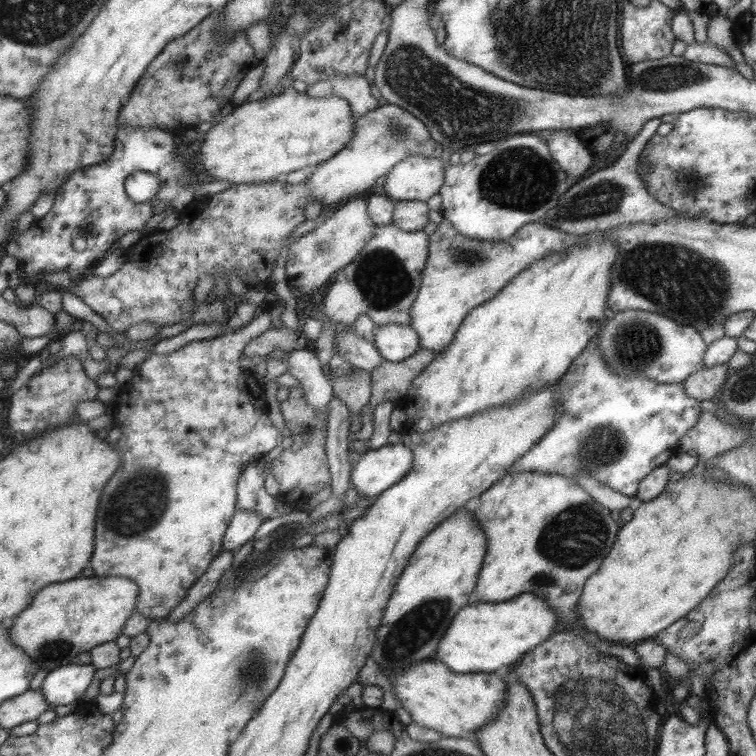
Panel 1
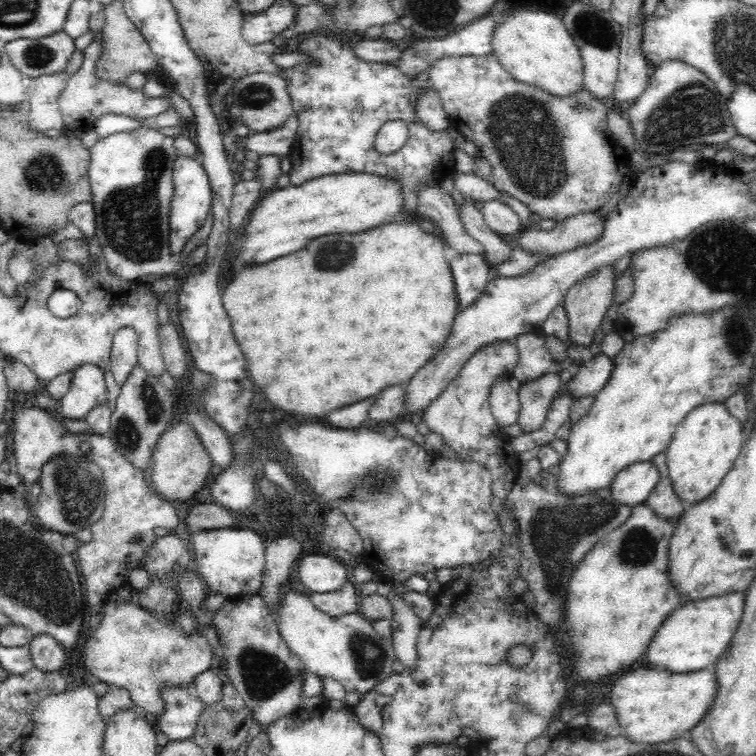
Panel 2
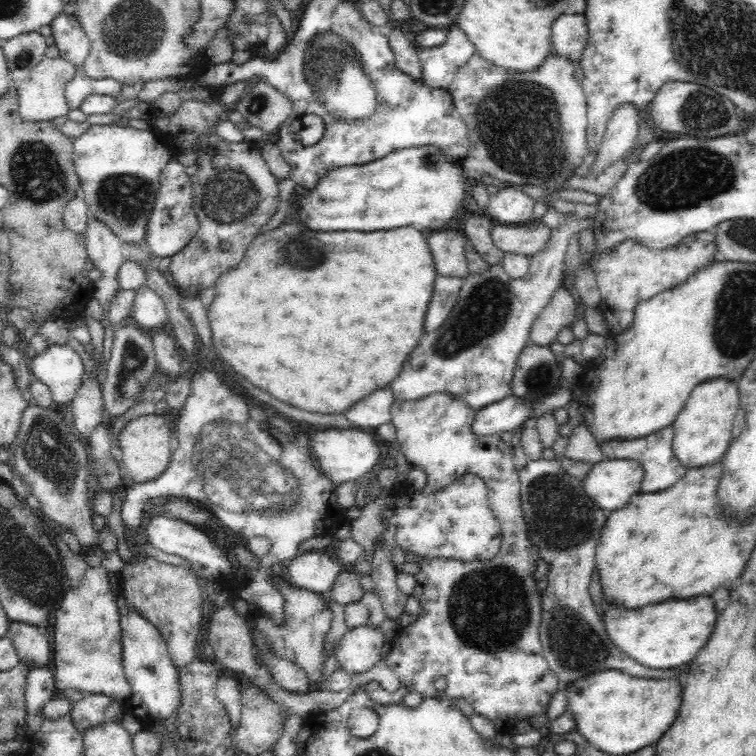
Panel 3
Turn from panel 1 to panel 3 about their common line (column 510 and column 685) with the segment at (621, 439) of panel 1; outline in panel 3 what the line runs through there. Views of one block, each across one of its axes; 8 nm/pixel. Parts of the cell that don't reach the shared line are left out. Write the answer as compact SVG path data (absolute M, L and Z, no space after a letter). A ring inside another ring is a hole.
M668 425L666 428L657 430L655 433L646 434L644 438L634 438L634 440L610 438L610 440L604 440L604 442L598 442L598 446L605 459L626 458L638 461L644 469L644 476L640 484L639 492L658 492L674 486L674 483L678 482L678 480L686 474L688 469L674 454L673 436L674 427Z

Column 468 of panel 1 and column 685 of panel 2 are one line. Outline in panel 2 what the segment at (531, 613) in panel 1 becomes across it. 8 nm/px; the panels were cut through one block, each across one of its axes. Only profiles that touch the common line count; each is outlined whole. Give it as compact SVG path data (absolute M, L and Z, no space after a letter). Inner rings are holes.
M744 592L726 593L718 597L698 598L698 600L686 600L682 608L676 608L662 624L660 630L656 630L654 639L644 652L644 659L658 669L664 668L670 672L687 673L714 666L716 658L728 649L730 640L738 628L738 622L742 618L744 610Z

